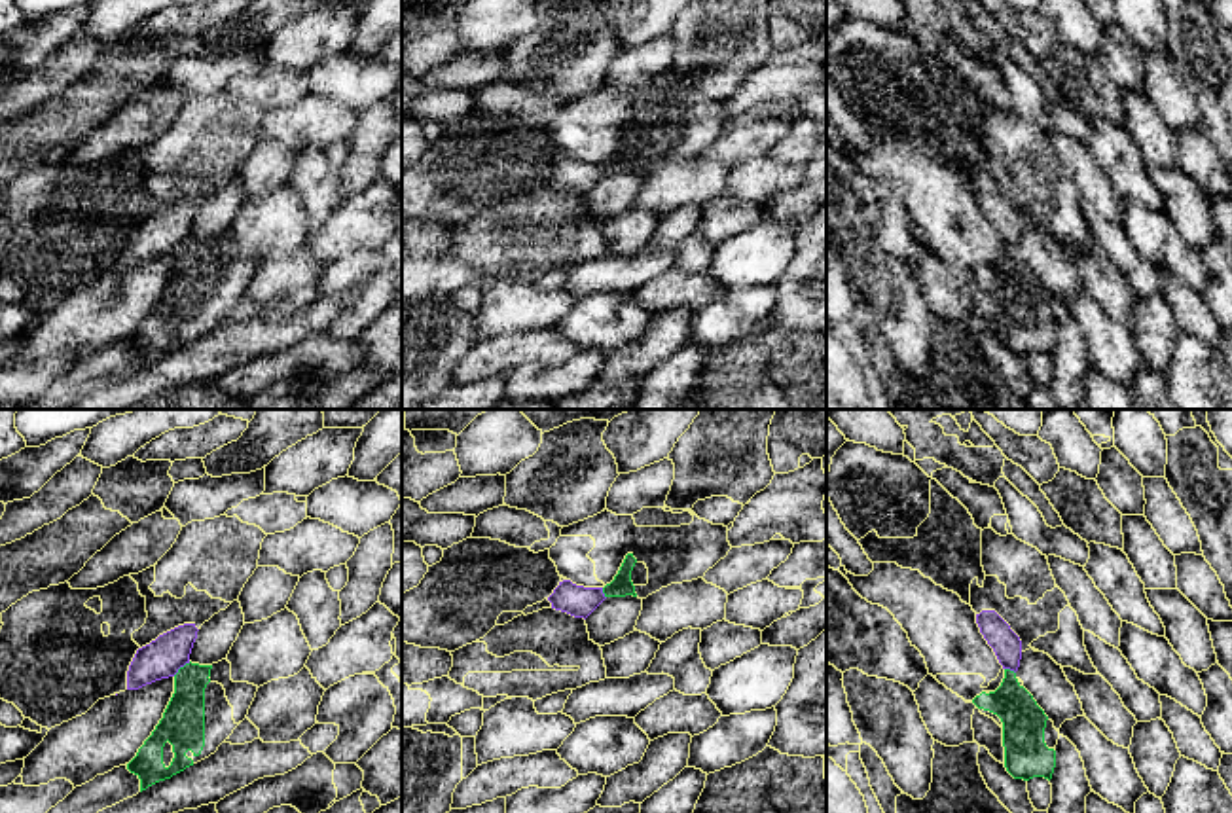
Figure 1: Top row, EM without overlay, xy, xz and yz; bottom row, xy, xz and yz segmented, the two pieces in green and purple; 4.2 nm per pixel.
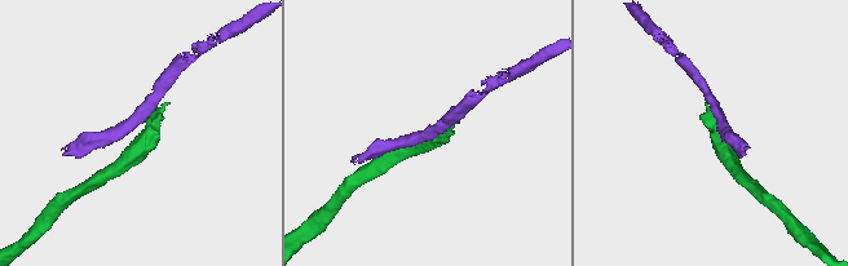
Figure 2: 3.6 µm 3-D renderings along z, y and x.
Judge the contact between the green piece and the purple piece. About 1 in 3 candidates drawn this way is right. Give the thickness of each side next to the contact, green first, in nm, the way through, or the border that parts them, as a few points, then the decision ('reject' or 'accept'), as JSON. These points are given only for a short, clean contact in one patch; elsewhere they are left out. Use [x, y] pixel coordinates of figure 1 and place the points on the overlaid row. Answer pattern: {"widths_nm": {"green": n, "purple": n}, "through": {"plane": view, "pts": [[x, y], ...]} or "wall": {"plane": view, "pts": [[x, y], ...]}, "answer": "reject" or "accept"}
{"widths_nm": {"green": 190, "purple": 170}, "wall": {"plane": "xy", "pts": [[190, 662], [173, 675]]}, "answer": "reject"}

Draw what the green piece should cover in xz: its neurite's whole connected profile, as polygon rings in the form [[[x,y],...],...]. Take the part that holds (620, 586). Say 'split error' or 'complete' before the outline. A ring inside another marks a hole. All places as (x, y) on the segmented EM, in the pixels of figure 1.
complete; [[[627,553],[614,580],[603,587],[605,597],[637,597],[635,586],[631,582],[631,570],[635,563],[637,559],[633,557],[633,553]]]

